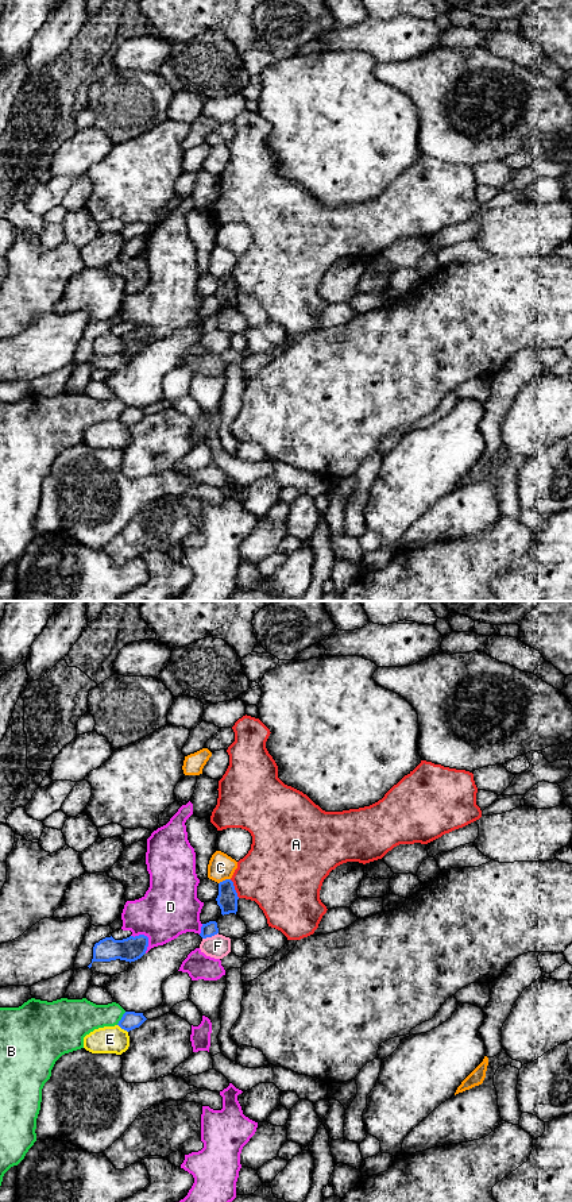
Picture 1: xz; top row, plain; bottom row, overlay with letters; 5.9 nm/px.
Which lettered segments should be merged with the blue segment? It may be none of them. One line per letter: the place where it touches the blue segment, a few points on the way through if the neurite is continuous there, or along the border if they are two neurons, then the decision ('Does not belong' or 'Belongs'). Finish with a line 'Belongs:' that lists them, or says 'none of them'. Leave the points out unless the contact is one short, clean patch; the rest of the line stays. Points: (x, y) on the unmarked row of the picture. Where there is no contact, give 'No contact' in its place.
A: Touches blue at xz (234, 284). Does not belong
B: Touches blue at xz (122, 413). Does not belong
C: Touches blue at xz (225, 274). Boundary: xz (230, 273), (219, 278). Does not belong
D: Touches blue at xz (147, 332). Does not belong
E: Touches blue at xz (123, 423). Does not belong
F: Touches blue at xz (209, 331). Boundary: xz (217, 327), (203, 334). Does not belong
Belongs: none of them

